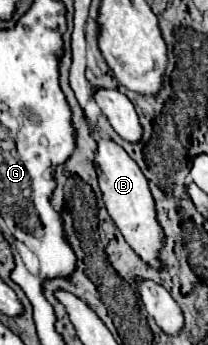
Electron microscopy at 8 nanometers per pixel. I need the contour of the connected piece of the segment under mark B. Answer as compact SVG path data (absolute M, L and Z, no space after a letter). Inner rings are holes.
M109 139L99 141L95 165L97 165L97 171L99 171L99 189L103 193L103 201L105 201L105 207L109 211L111 219L115 221L115 225L119 227L121 235L131 245L131 249L149 267L161 271L163 263L159 259L159 253L165 247L165 233L163 233L163 227L157 221L155 201L153 201L151 191L149 191L147 177L141 173L139 165L125 153L125 149L119 147L117 143L109 141Z

